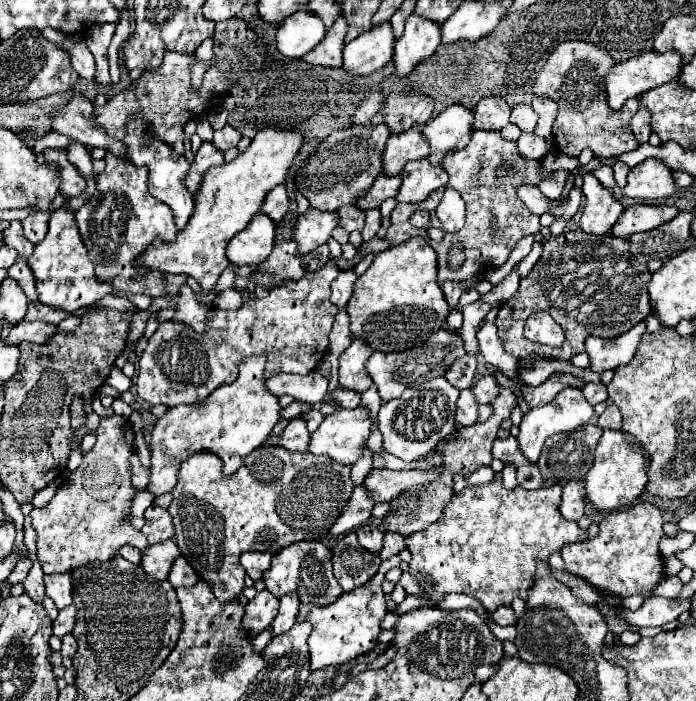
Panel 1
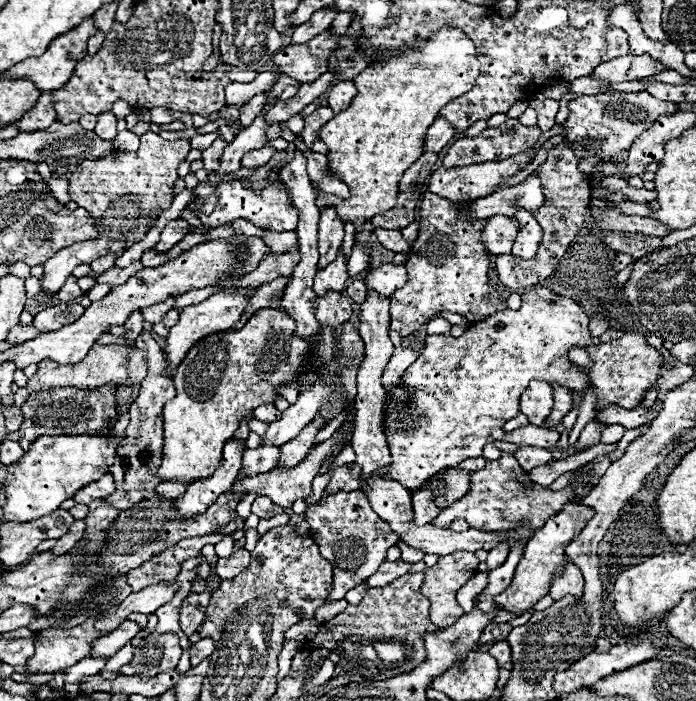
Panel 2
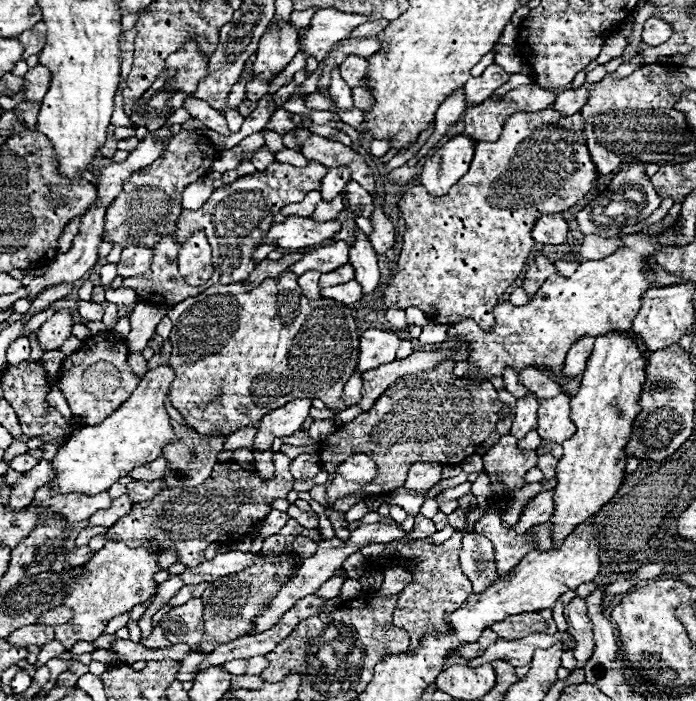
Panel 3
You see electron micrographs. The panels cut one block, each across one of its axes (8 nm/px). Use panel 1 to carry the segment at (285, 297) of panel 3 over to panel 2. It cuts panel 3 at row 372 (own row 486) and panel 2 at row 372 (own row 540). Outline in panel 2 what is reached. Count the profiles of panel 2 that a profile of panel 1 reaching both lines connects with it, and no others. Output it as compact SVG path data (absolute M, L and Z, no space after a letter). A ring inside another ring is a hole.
M264 308L256 312L242 330L228 330L228 332L216 332L200 340L186 358L180 362L176 374L174 374L174 386L176 396L166 402L164 406L164 450L162 450L162 464L156 472L162 482L184 482L192 484L200 478L212 476L212 472L218 468L222 460L222 448L224 444L234 436L236 428L240 426L240 420L246 416L248 410L258 408L266 402L274 402L276 390L282 384L292 384L296 374L304 370L306 360L318 360L320 368L326 368L326 362L334 360L334 342L336 332L332 328L322 328L318 336L304 340L298 336L286 336L280 332L280 328L294 328L294 322L286 316L284 310Z

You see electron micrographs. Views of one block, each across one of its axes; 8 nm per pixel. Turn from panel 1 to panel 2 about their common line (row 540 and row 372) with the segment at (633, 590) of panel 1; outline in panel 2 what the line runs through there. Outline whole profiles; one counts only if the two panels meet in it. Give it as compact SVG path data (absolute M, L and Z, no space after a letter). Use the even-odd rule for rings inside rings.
M626 332L618 340L588 346L586 352L590 354L594 366L590 366L590 368L578 366L578 368L588 374L590 386L596 388L596 398L598 398L596 410L604 410L610 404L618 404L626 410L636 408L644 400L644 394L656 384L660 366L664 362L664 358L658 354L658 350L646 344L642 332Z

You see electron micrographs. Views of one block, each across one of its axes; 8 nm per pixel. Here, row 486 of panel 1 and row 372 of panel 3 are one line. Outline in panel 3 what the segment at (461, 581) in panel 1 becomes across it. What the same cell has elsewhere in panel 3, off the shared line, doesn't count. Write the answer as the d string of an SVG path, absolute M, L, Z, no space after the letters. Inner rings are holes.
M630 234L624 236L622 242L626 244L622 250L614 252L612 256L604 258L604 260L588 260L582 262L576 272L570 278L562 278L562 276L550 276L540 292L536 292L534 300L528 300L524 306L514 306L510 300L506 302L498 302L496 310L494 310L494 318L496 318L496 326L492 334L486 334L480 326L474 324L474 320L462 320L458 324L450 326L450 338L456 338L464 344L468 344L468 364L470 364L470 372L466 374L466 378L474 384L486 382L492 376L504 376L506 368L514 368L516 372L522 372L524 368L540 368L540 370L548 370L550 376L558 376L562 372L564 366L564 358L568 354L568 348L580 340L580 336L604 336L608 332L616 332L616 330L628 330L632 326L632 320L636 316L636 312L640 310L640 292L644 292L644 288L650 286L648 282L648 274L646 274L646 256L652 256L658 248L662 248L660 244L654 244L656 236L644 236L644 234Z

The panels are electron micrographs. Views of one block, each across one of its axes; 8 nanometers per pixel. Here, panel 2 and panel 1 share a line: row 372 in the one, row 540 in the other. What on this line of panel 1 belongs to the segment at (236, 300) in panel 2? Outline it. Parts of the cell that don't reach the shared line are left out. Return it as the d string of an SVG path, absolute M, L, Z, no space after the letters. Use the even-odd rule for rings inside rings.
M166 540L154 546L148 546L142 552L142 562L140 566L144 568L144 572L156 580L166 580L172 560L180 554L180 550L176 548L174 540Z

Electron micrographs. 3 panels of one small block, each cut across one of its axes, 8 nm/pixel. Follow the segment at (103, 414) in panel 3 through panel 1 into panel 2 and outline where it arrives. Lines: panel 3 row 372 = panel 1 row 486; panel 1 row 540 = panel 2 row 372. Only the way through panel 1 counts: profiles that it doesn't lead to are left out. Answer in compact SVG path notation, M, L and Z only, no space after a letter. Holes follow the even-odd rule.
M94 344L94 348L90 348L90 352L86 354L84 360L76 362L76 364L56 364L52 360L42 360L38 364L38 372L30 378L28 382L28 390L30 392L40 392L40 390L52 390L52 388L62 388L62 386L76 386L76 388L100 388L108 382L114 384L122 384L122 382L142 382L144 376L148 372L148 364L144 360L144 352L142 350L134 350L126 345L106 344L106 346L98 346Z

